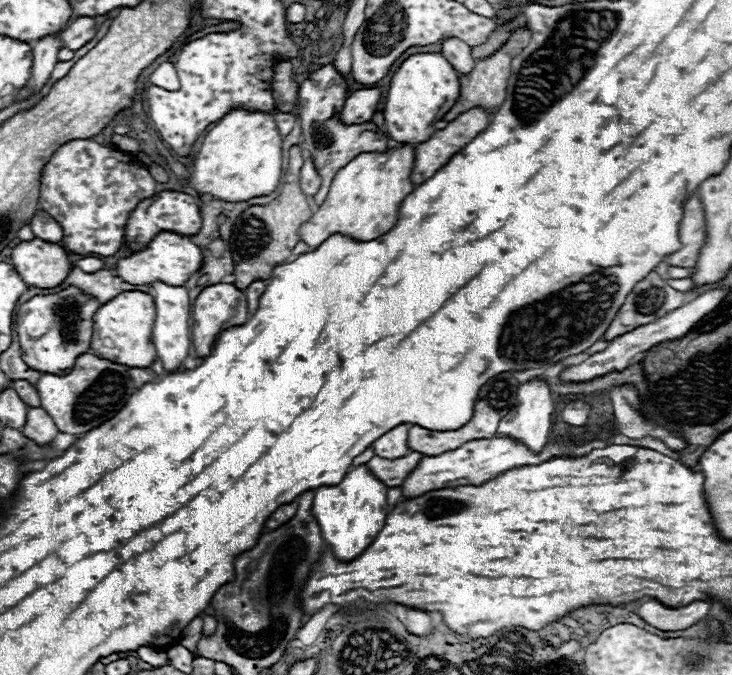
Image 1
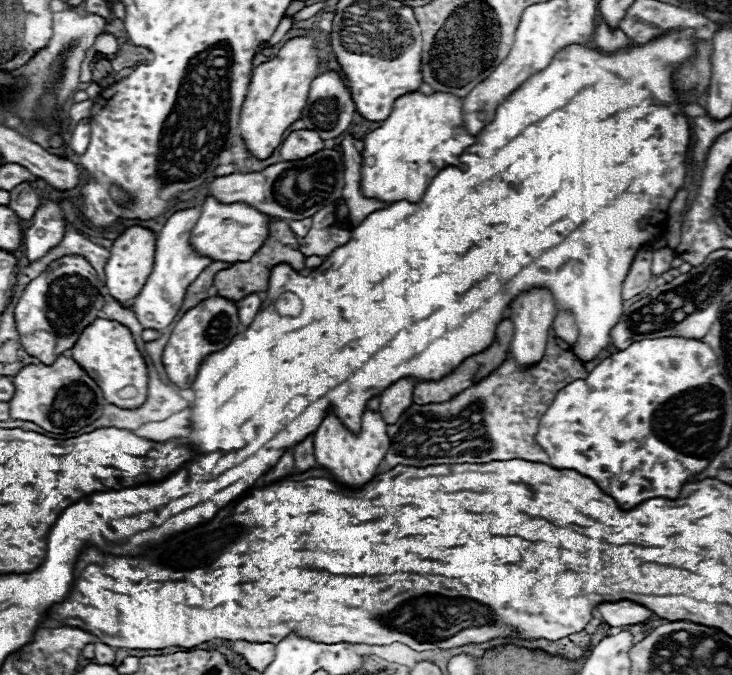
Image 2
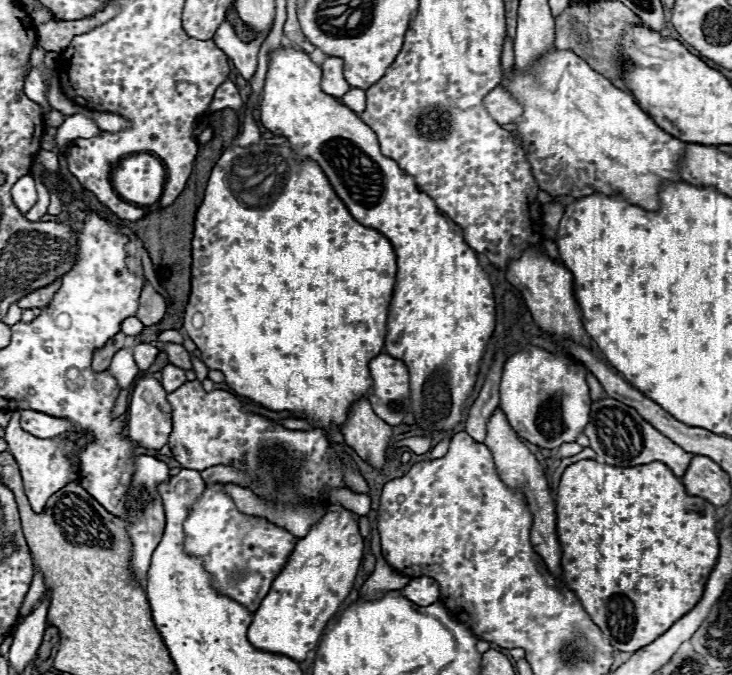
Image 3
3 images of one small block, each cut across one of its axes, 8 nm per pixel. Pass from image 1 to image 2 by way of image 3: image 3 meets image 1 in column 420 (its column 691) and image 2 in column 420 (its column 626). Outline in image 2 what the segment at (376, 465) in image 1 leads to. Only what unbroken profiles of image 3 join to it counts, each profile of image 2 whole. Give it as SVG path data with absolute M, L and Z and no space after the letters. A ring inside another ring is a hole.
M550 334L544 358L536 366L518 370L512 356L508 356L496 372L458 394L454 400L426 406L412 404L394 426L388 426L390 448L384 460L388 468L398 464L418 468L460 462L484 464L512 458L548 464L546 452L534 440L540 418L566 384L586 376L584 362L576 358L566 342Z

